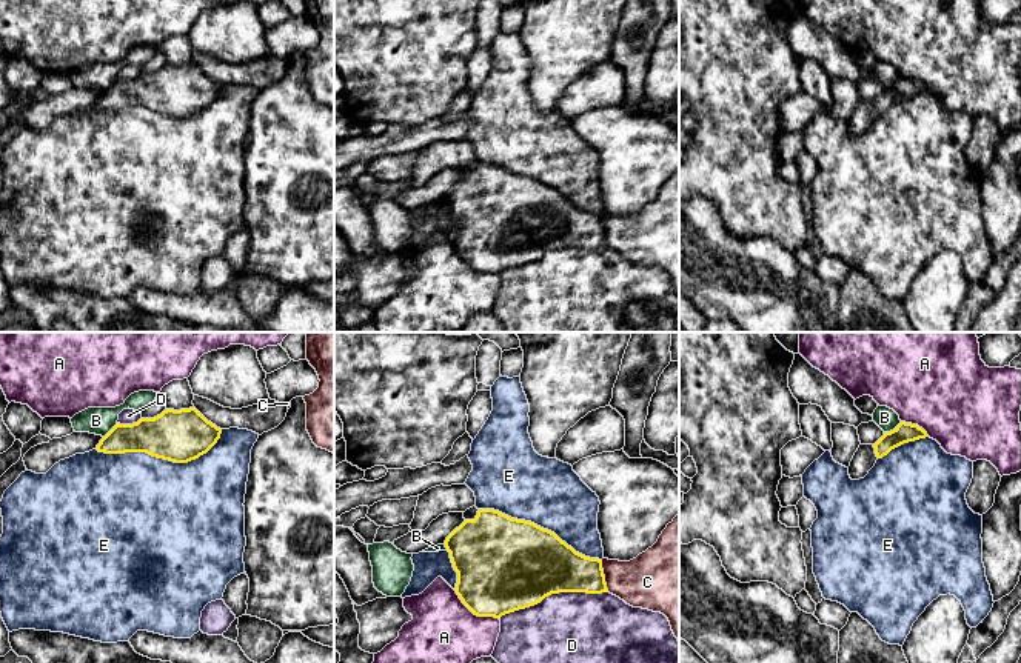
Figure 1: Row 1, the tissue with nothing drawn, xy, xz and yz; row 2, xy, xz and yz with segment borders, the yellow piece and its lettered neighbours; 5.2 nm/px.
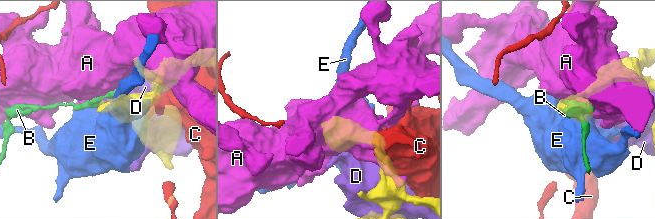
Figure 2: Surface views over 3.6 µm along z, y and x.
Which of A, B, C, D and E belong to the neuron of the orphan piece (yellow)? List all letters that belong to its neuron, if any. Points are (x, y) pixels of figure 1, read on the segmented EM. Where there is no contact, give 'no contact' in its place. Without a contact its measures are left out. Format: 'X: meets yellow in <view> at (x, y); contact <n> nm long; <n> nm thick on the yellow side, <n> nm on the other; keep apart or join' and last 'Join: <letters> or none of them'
A: meets yellow in xz at (475, 614); contact 280 nm long; 440 nm thick on the yellow side, 340 nm on the other; keep apart
B: meets yellow in yz at (893, 429); contact 110 nm long; 110 nm thick on the yellow side, 110 nm on the other; keep apart
C: meets yellow in xz at (604, 576); contact 170 nm long; 260 nm thick on the yellow side, 300 nm on the other; keep apart
D: meets yellow in xz at (553, 593); contact 600 nm long; 460 nm thick on the yellow side, 360 nm on the other; keep apart
E: meets yellow in xy at (162, 457); contact 650 nm long; 280 nm thick on the yellow side, 480 nm on the other; keep apart
Join: none of them

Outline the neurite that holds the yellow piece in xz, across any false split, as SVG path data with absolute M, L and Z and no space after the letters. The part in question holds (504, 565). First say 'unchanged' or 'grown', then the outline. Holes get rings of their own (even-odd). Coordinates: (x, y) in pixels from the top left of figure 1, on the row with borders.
grown; M476 506L467 509L464 518L465 521L447 537L444 545L457 572L454 591L474 615L500 618L559 592L608 592L602 560L576 552L554 532Z

